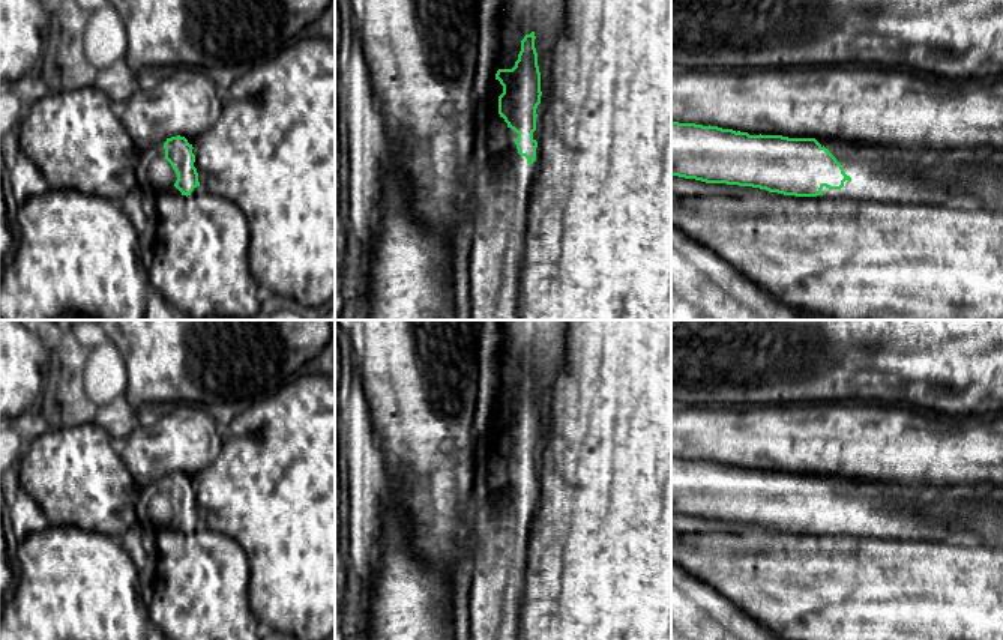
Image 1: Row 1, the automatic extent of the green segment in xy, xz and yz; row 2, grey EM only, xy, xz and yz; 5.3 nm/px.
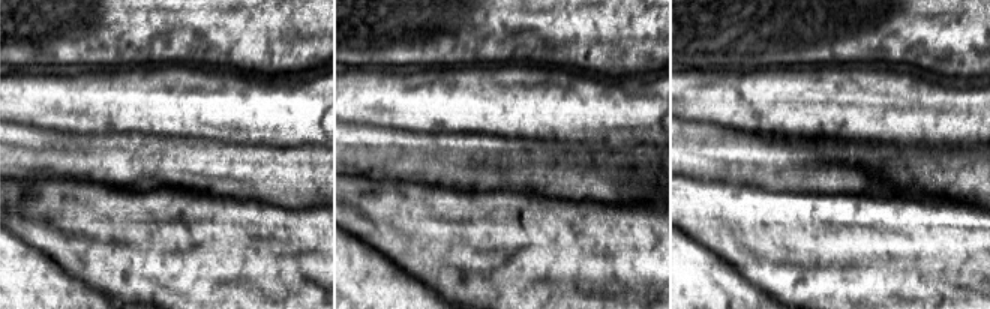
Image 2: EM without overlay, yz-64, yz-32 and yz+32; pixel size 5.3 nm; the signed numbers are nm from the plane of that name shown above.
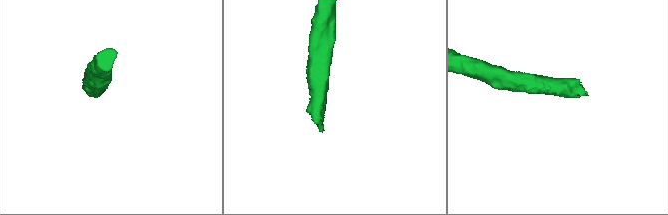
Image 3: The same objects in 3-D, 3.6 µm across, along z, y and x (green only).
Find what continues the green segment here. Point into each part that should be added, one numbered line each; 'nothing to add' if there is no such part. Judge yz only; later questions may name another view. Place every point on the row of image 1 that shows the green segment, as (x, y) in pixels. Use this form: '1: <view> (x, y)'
1: yz (876, 175)

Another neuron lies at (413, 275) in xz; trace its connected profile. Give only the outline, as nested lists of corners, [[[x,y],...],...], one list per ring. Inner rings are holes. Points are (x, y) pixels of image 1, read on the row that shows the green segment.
[[[389,156],[365,300],[366,320],[465,320],[462,275],[449,236],[414,216],[410,183]]]

